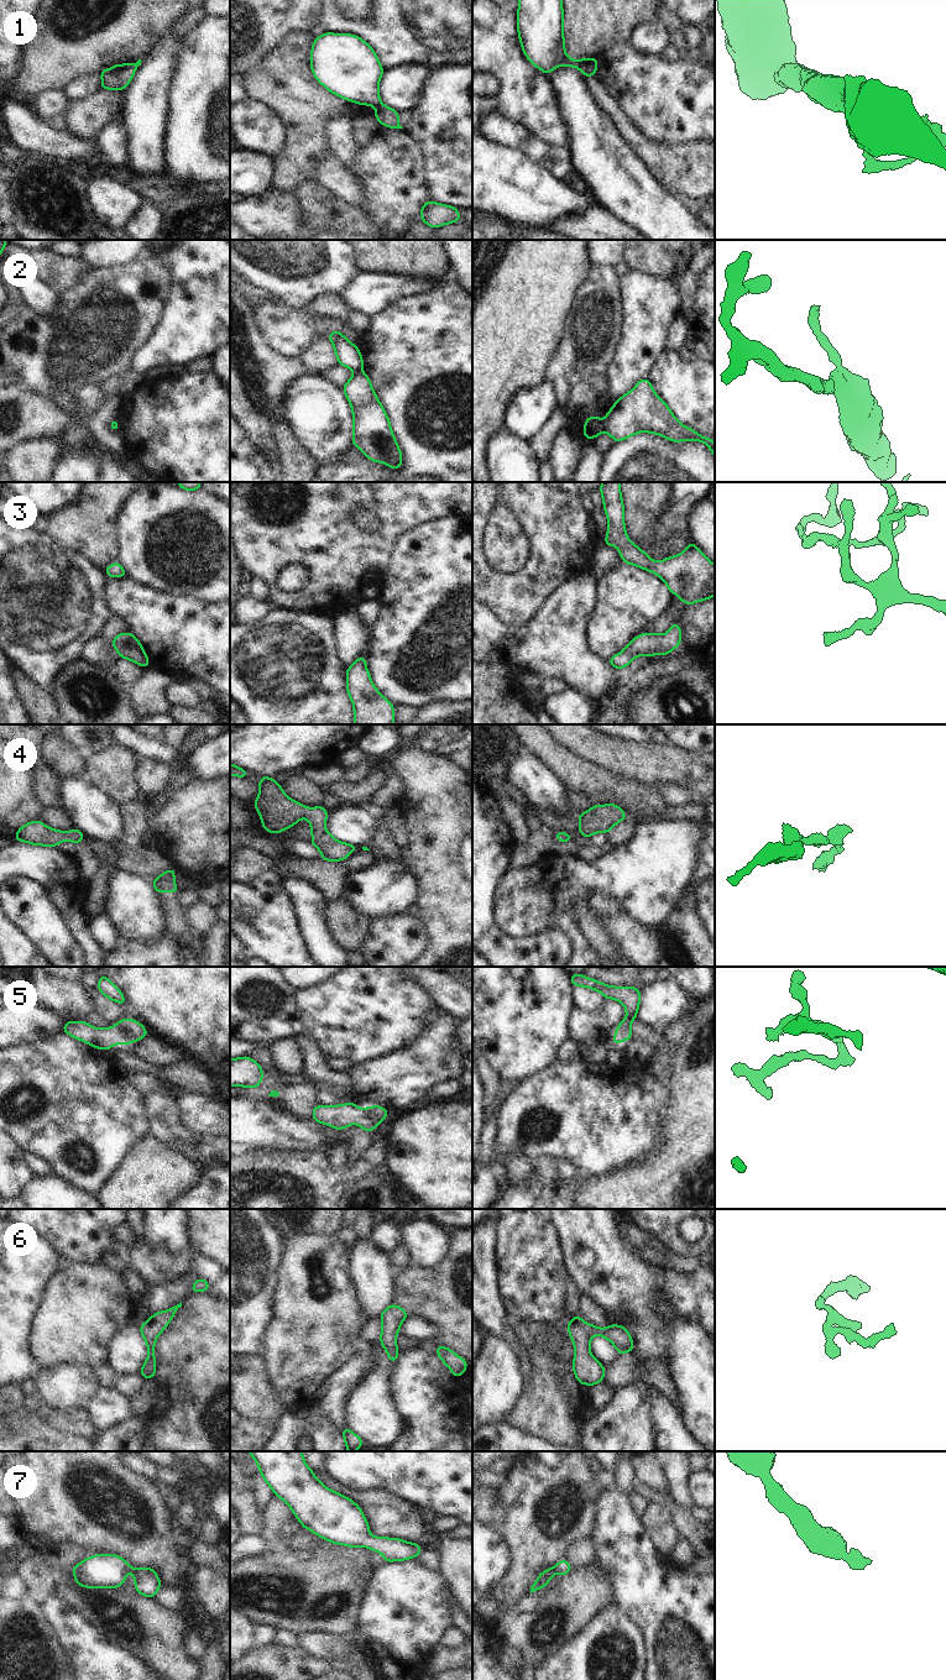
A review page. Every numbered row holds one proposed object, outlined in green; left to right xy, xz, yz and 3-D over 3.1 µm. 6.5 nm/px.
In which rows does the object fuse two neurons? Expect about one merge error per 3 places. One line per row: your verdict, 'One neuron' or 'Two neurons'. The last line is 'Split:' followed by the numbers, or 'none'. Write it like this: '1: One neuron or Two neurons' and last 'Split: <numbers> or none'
1: Two neurons
2: Two neurons
3: One neuron
4: One neuron
5: One neuron
6: One neuron
7: One neuron
Split: 1, 2

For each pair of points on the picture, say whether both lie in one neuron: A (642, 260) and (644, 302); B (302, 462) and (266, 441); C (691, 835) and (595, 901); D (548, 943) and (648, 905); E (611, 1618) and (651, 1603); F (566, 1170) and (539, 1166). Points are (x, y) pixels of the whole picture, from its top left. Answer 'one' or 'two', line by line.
A: two
B: two
C: two
D: two
E: two
F: one

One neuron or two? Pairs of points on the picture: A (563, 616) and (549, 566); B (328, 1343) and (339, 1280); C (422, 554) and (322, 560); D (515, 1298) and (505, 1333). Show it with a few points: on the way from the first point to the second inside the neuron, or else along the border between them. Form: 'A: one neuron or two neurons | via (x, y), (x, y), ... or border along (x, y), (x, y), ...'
A: two neurons | border along (580, 574), (565, 580), (537, 612)
B: one neuron | via (328, 1327), (328, 1306), (338, 1296)
C: two neurons | border along (406, 532), (396, 542), (388, 565), (379, 582)
D: two neurons | border along (498, 1289), (505, 1312), (513, 1319)

